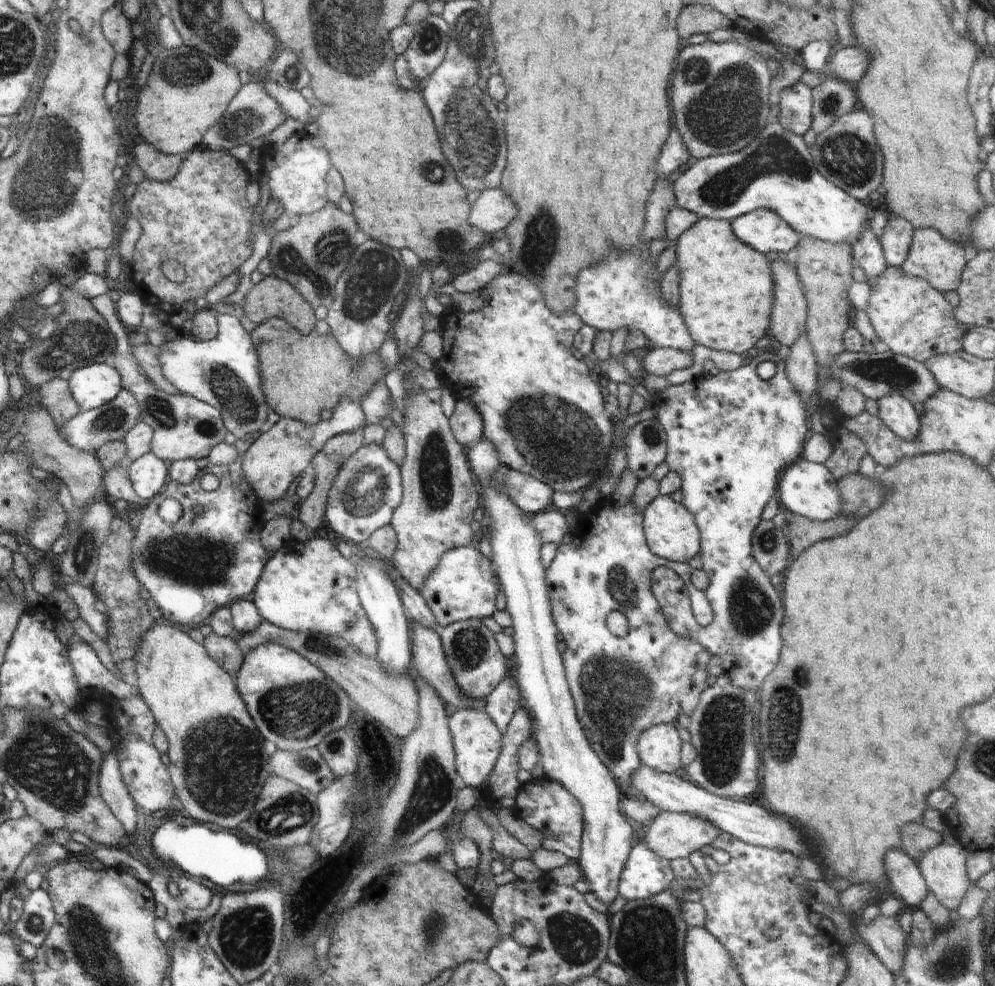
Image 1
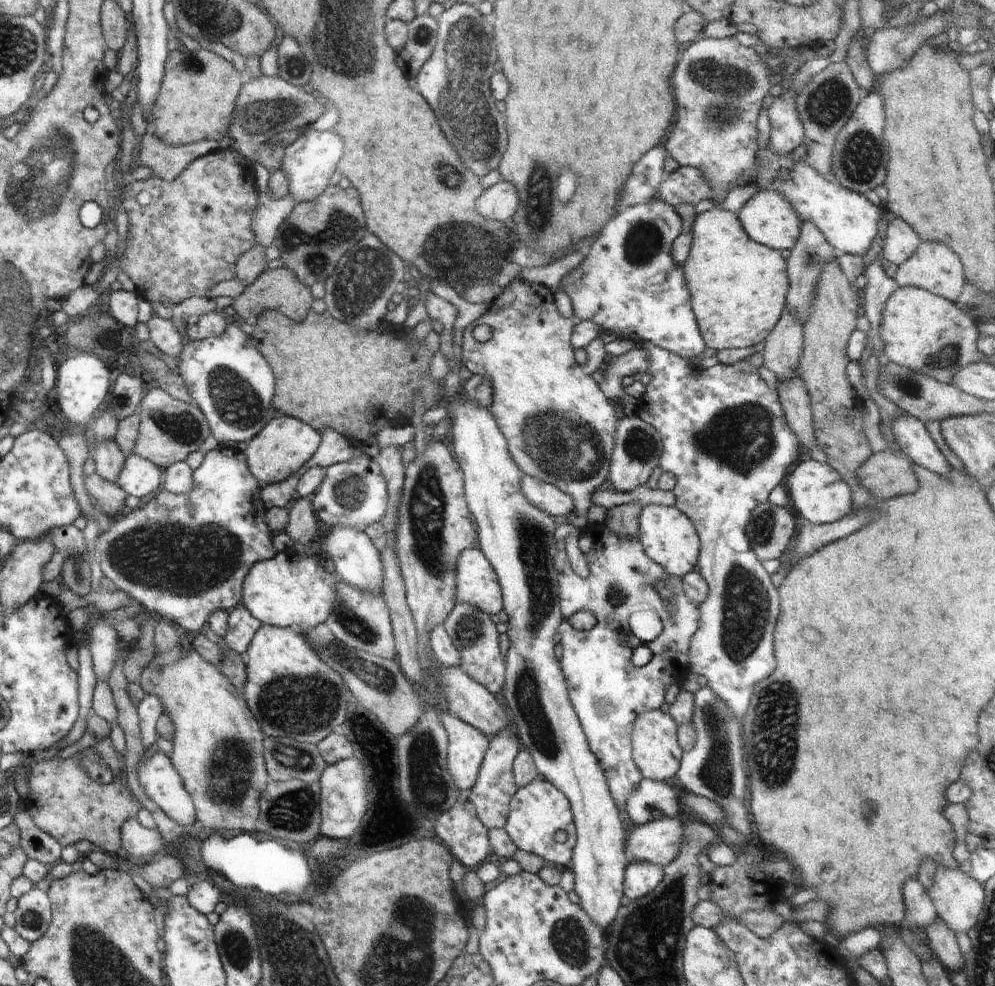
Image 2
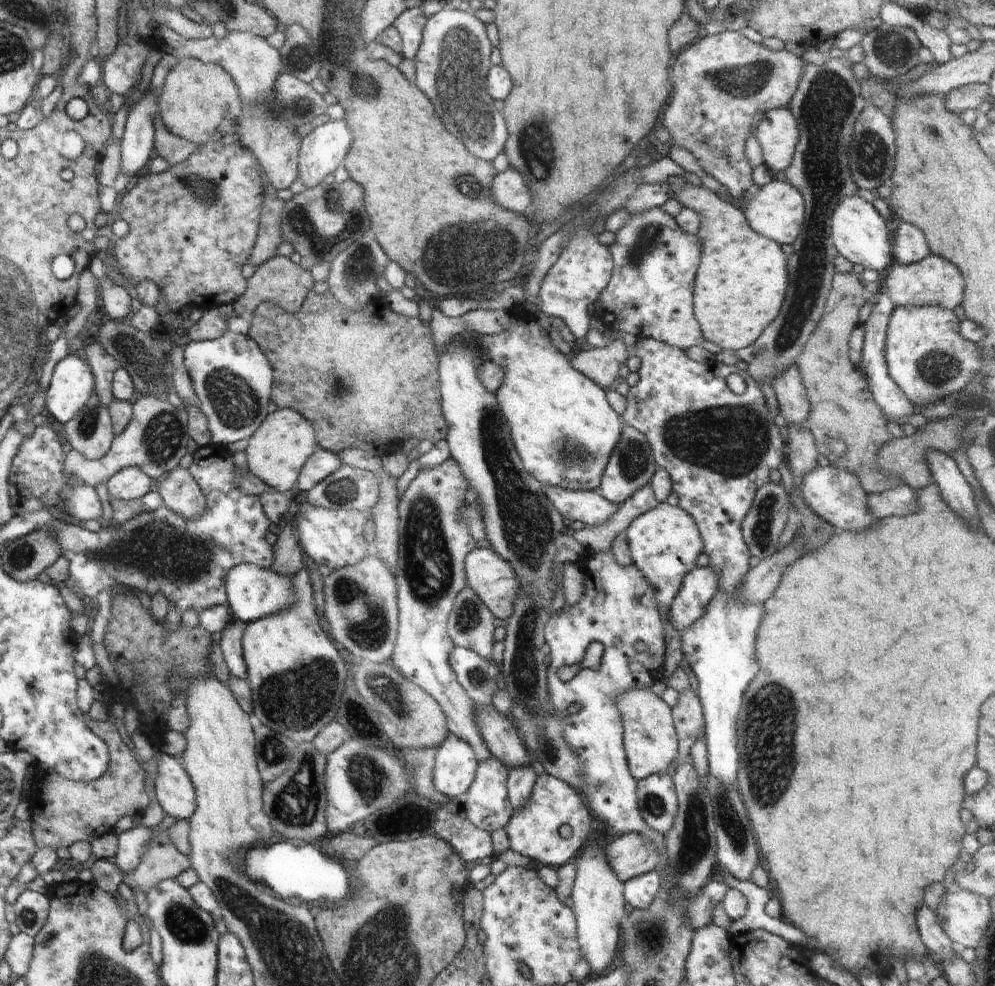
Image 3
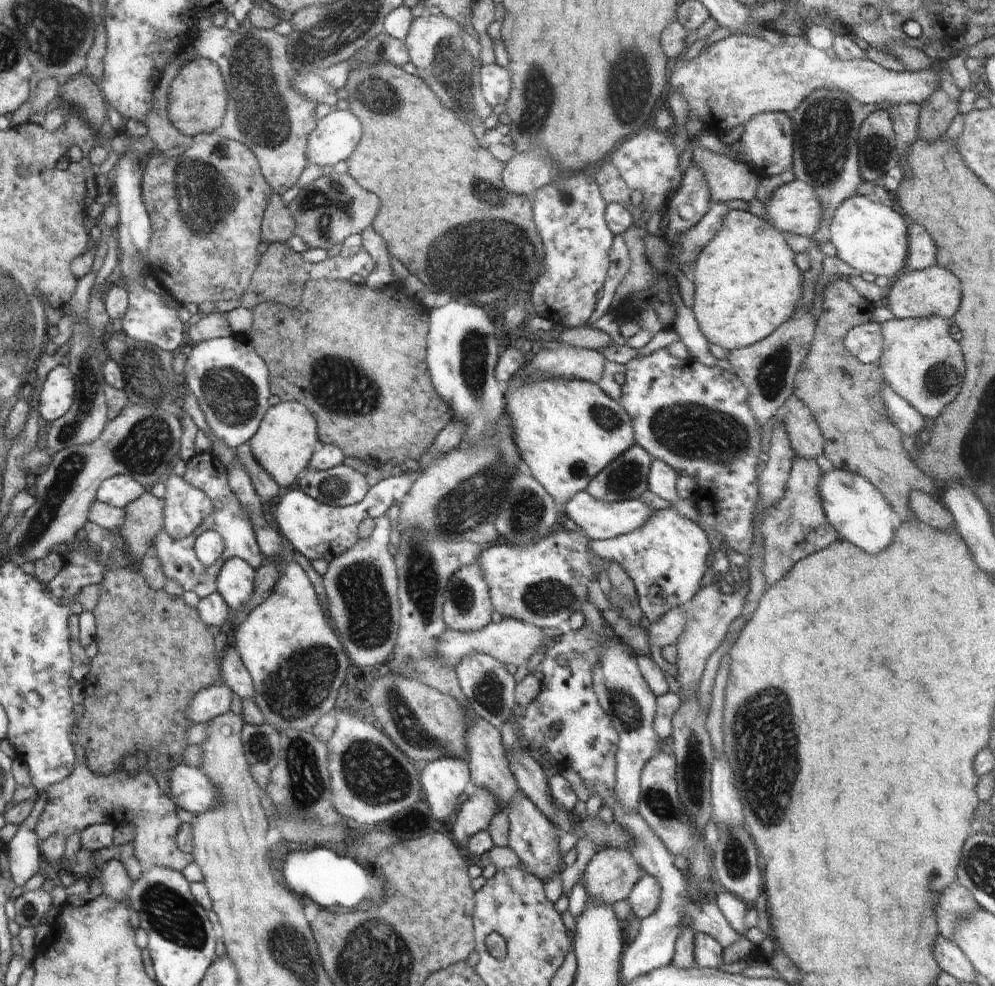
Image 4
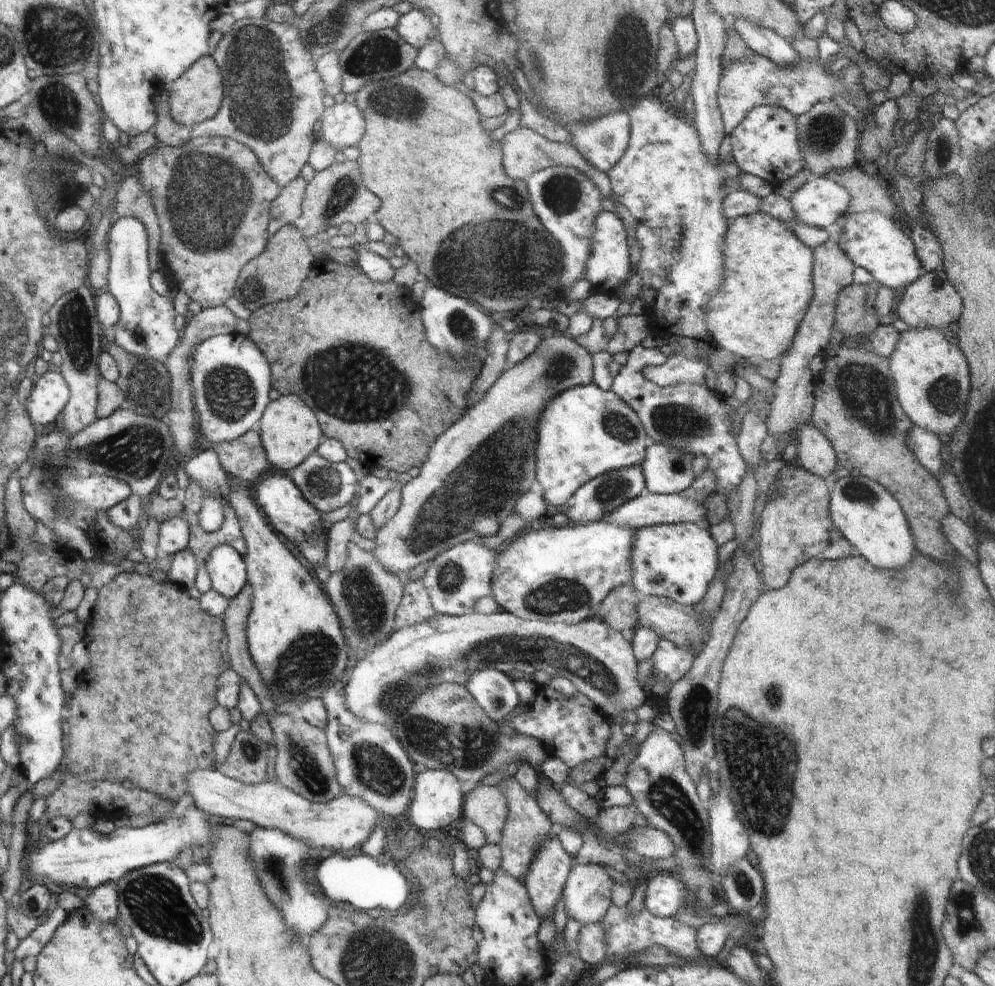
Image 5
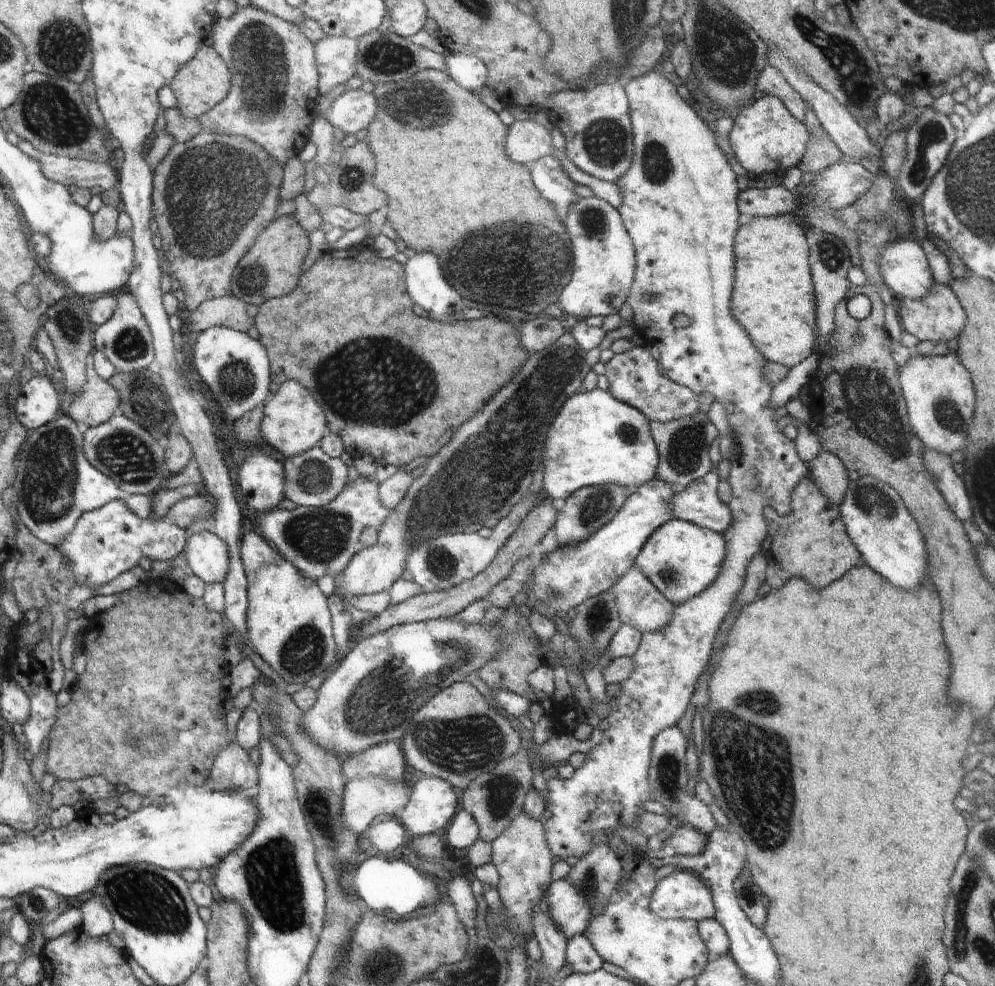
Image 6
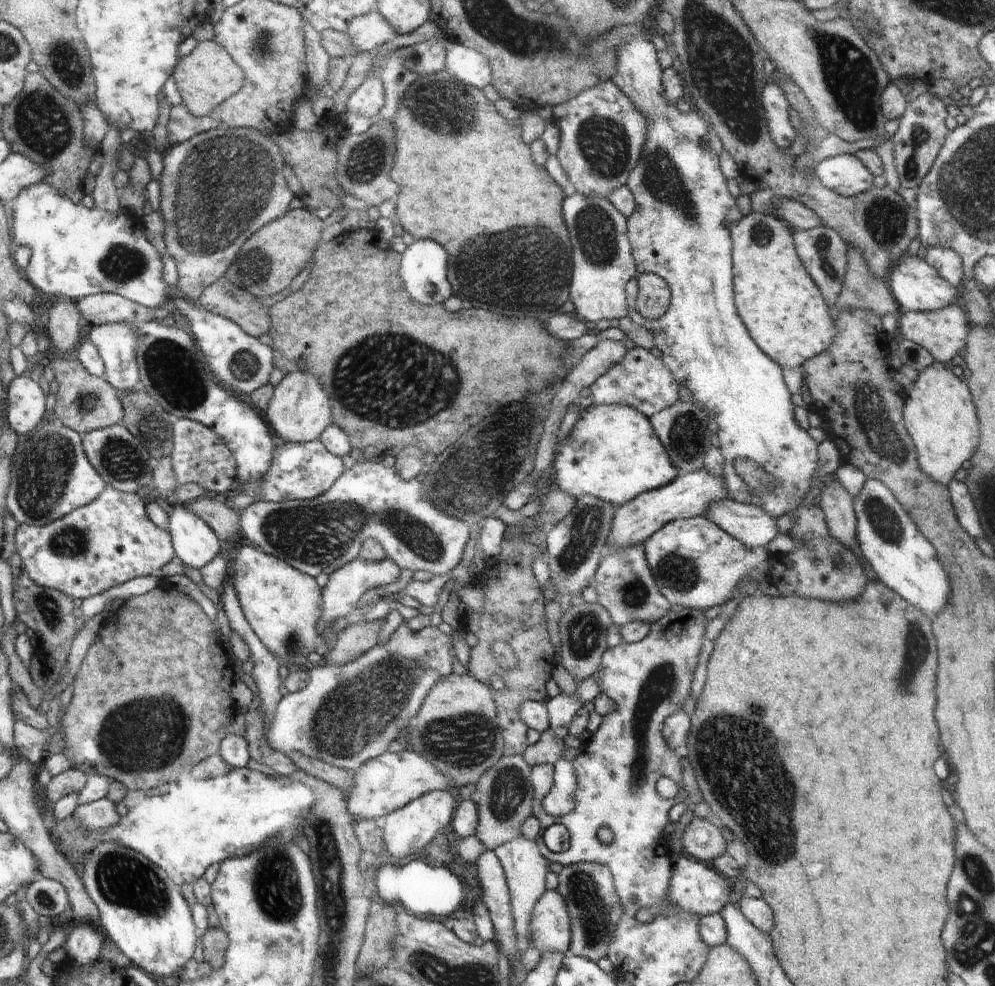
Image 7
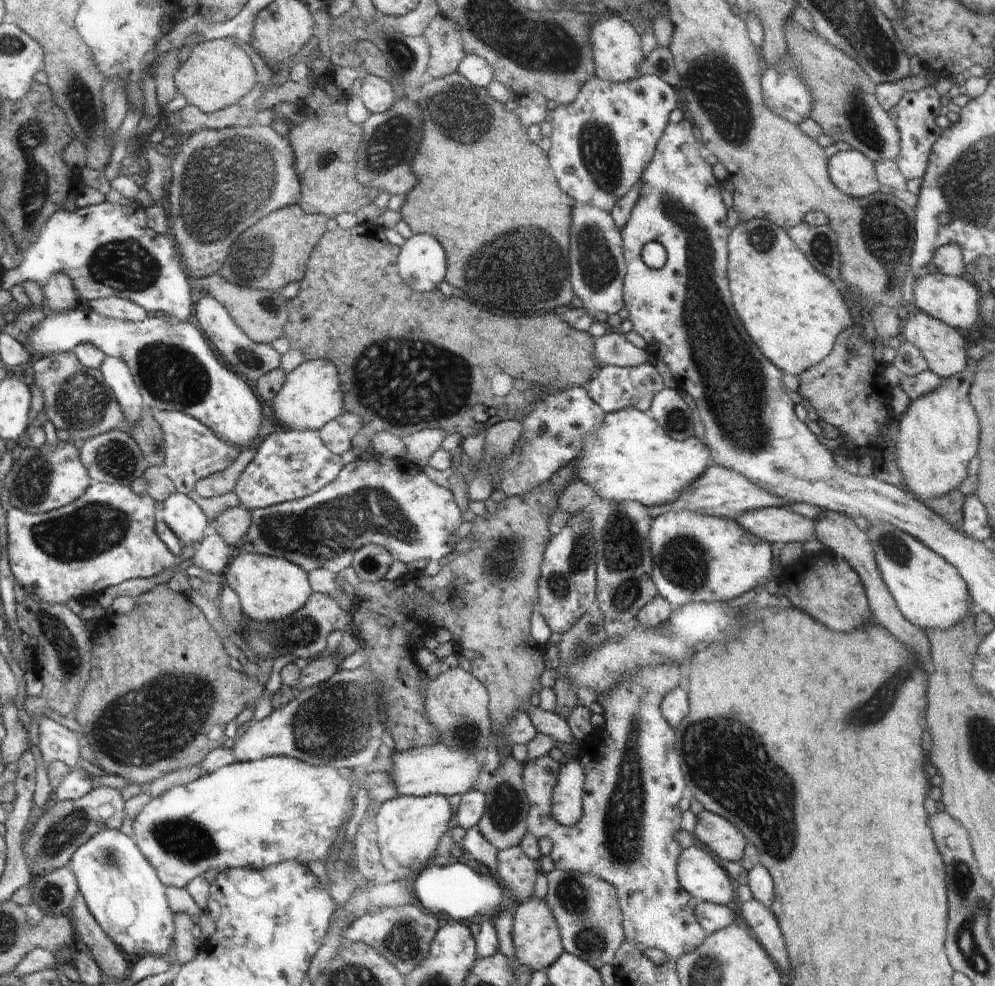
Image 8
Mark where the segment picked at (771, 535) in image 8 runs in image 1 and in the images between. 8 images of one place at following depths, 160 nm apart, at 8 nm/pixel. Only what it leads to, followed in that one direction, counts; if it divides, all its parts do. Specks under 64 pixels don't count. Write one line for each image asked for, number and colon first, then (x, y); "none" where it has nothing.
1: (532, 496)
2: (545, 496)
3: (590, 507)
4: (601, 520)
5: (648, 509)
6: (699, 502)
7: (748, 524)

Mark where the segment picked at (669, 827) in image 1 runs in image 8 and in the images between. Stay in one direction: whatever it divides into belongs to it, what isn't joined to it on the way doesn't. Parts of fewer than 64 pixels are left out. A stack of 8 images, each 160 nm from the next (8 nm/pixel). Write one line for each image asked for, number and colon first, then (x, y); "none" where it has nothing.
2: (659, 841)
3: (630, 854)
4: (610, 876)
5: (586, 896)
6: (568, 909)
7: (549, 926)
8: (536, 936)

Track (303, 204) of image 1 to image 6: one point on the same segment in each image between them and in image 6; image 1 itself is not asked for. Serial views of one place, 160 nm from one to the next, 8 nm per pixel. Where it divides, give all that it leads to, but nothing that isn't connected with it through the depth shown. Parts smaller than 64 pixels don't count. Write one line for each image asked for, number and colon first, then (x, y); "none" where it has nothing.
2: (309, 162)
3: (322, 150)
4: (334, 139)
5: (342, 125)
6: (351, 112)

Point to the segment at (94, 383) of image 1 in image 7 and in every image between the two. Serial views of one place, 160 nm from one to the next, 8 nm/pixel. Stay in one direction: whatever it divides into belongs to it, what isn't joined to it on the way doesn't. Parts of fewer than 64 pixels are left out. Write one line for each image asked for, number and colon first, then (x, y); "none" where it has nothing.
2: (82, 384)
3: (72, 383)
4: (57, 395)
5: (50, 393)
6: (38, 403)
7: (26, 402)

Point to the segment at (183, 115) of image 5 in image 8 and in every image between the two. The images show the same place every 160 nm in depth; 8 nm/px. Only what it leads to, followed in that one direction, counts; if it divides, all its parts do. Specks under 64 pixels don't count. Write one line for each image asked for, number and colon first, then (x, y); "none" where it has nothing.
6: (205, 81)
7: (209, 75)
8: (218, 73)

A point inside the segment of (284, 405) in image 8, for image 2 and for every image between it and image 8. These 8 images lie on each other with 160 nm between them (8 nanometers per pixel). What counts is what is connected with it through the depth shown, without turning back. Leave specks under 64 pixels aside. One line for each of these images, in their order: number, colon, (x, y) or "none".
2: (273, 455)
3: (284, 442)
4: (284, 444)
5: (289, 431)
6: (293, 423)
7: (298, 411)

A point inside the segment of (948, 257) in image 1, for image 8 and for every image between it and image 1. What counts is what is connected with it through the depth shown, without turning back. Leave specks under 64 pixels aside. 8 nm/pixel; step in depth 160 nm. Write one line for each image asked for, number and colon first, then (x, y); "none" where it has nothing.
2: (932, 267)
3: (933, 280)
4: (935, 291)
5: (930, 302)
6: (938, 317)
7: (943, 332)
8: (944, 347)

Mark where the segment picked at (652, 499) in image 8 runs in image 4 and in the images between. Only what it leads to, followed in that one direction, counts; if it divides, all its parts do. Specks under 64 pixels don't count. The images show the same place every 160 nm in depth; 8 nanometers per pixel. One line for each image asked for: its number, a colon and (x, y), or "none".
4: (567, 431)
5: (584, 432)
6: (596, 440)
7: (612, 453)

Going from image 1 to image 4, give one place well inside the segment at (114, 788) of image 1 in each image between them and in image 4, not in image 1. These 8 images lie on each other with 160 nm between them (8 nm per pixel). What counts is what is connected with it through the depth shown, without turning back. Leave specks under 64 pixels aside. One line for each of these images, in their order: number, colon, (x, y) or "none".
2: (137, 842)
3: (132, 844)
4: (115, 881)

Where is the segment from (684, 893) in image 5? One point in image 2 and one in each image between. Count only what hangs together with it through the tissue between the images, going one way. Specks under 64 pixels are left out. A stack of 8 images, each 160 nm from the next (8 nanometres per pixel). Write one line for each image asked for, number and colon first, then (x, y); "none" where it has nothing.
2: (641, 877)
3: (639, 891)
4: (644, 899)

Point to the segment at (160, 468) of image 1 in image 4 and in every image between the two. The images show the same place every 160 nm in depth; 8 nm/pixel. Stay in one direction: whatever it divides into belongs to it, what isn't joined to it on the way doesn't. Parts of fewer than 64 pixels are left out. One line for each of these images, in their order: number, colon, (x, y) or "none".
2: (138, 477)
3: (129, 484)
4: (119, 491)

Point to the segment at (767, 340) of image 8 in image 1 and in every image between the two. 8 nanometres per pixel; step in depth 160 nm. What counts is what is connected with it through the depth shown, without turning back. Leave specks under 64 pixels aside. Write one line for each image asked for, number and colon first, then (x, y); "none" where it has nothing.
1: (726, 295)
2: (737, 286)
3: (741, 280)
4: (747, 283)
5: (767, 287)
6: (773, 298)
7: (785, 314)

